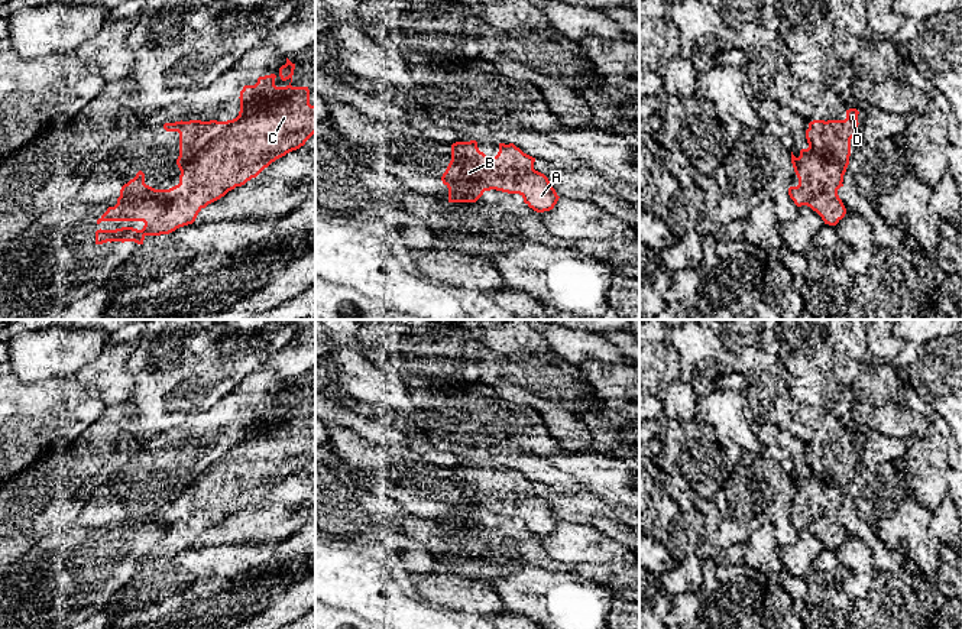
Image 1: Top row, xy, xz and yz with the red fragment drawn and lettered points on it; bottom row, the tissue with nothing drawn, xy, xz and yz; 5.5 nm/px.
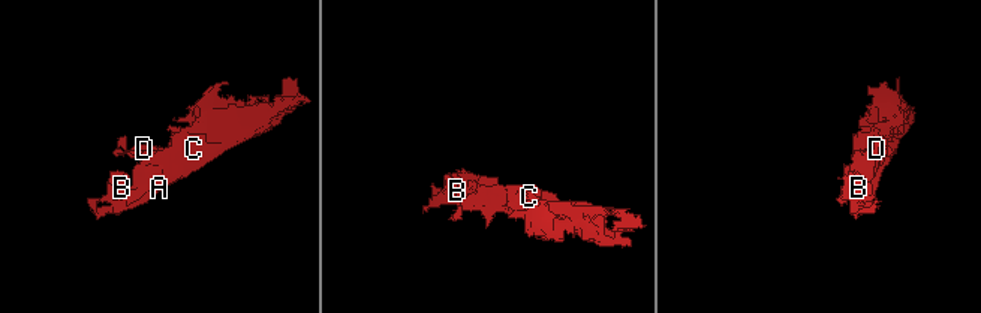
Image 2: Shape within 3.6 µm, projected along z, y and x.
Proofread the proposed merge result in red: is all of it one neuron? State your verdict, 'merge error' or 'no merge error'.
no merge error

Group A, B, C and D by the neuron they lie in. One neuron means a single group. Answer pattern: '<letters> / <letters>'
A B C D

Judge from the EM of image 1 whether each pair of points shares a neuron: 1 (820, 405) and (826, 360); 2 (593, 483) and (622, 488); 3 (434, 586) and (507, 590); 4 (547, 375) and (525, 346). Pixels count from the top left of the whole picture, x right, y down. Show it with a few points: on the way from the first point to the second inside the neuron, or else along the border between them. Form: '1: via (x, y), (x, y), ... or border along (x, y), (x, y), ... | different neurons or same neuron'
1: via (823, 394), (823, 372) | same neuron
2: via (601, 483), (615, 483) | same neuron
3: border along (491, 582), (491, 586), (505, 606) | different neurons
4: via (540, 368), (525, 353) | same neuron

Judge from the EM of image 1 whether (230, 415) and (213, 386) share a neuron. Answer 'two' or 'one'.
two

